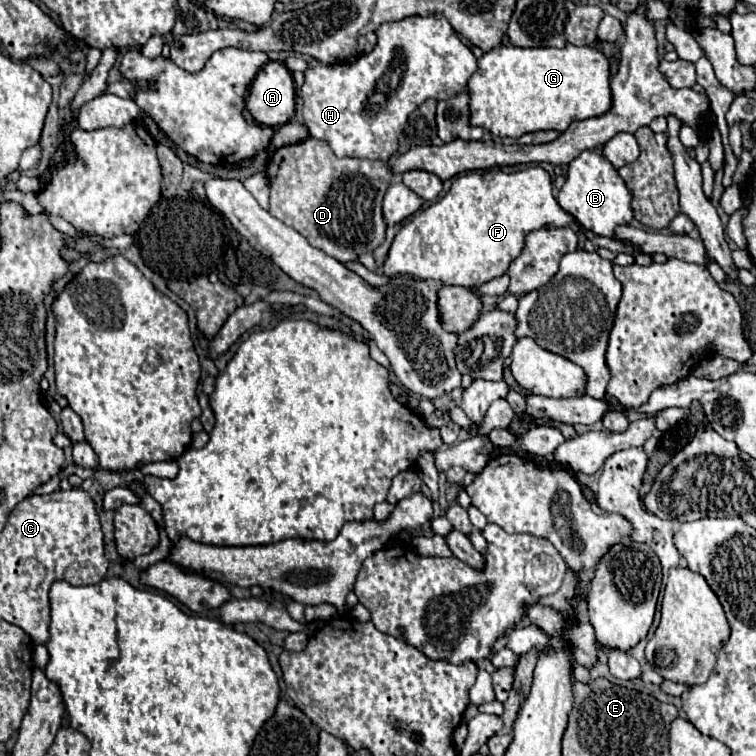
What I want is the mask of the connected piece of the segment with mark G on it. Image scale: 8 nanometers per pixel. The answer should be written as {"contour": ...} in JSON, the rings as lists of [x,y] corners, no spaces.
{"contour":[[[566,45],[564,49],[522,49],[522,47],[496,47],[478,59],[478,69],[468,81],[472,125],[492,131],[500,137],[518,139],[524,133],[534,133],[542,129],[554,129],[558,133],[566,131],[572,121],[582,121],[590,117],[600,117],[612,107],[610,91],[610,61],[594,47]]]}

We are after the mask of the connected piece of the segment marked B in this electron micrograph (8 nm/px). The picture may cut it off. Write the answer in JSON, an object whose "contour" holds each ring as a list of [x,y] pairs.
{"contour":[[[592,149],[582,151],[570,165],[568,165],[568,177],[558,193],[560,207],[570,213],[584,229],[592,231],[600,237],[612,237],[612,231],[616,225],[626,225],[632,221],[632,209],[630,209],[630,193],[620,179],[618,171],[612,167],[612,163]]]}

